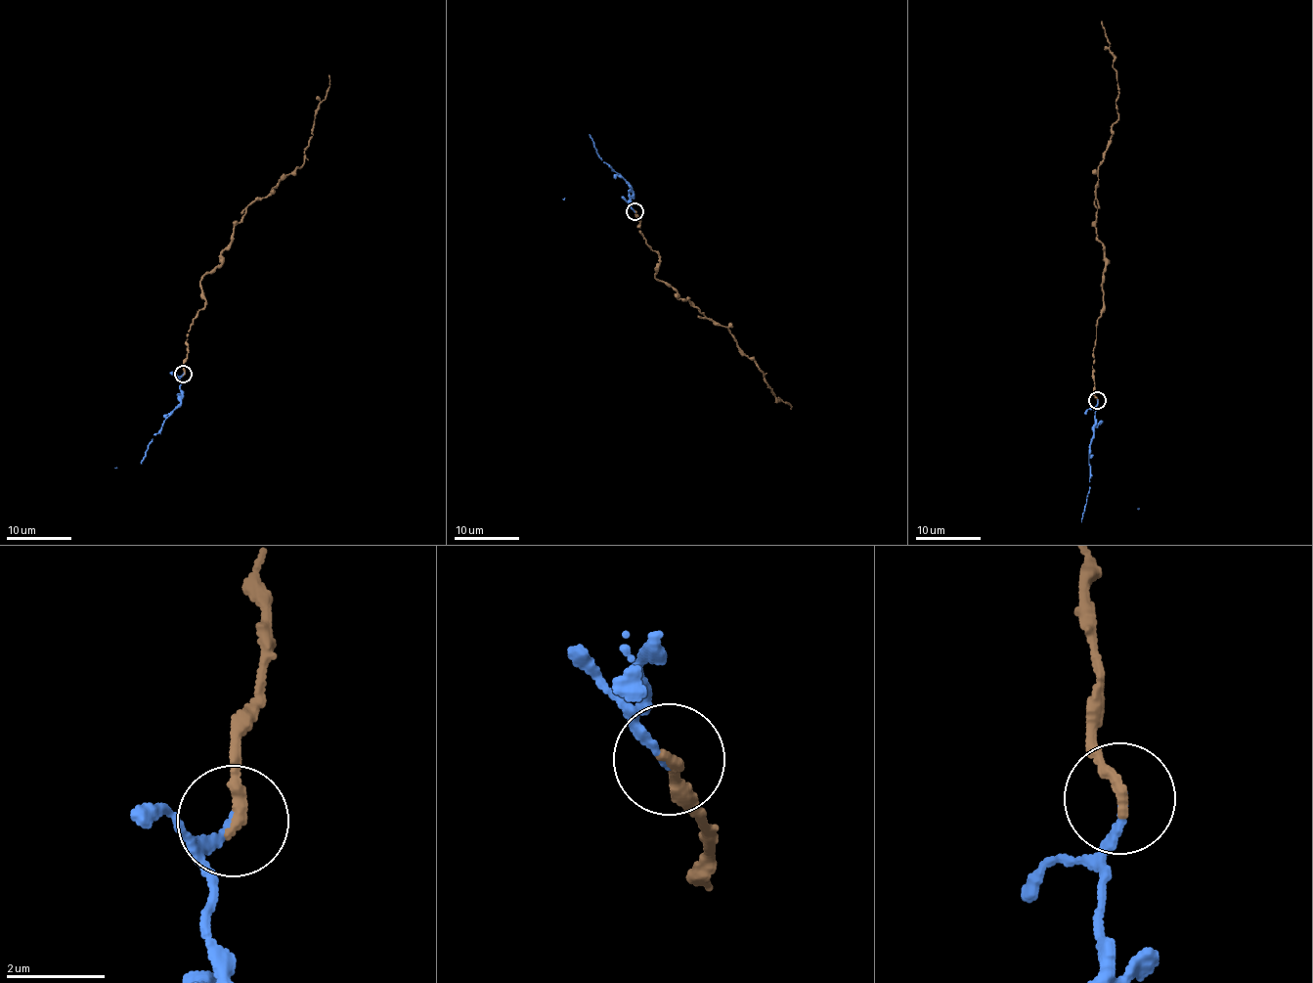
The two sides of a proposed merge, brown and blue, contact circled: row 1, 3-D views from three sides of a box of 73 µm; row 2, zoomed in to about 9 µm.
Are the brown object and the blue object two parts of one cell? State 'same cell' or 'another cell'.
same cell

